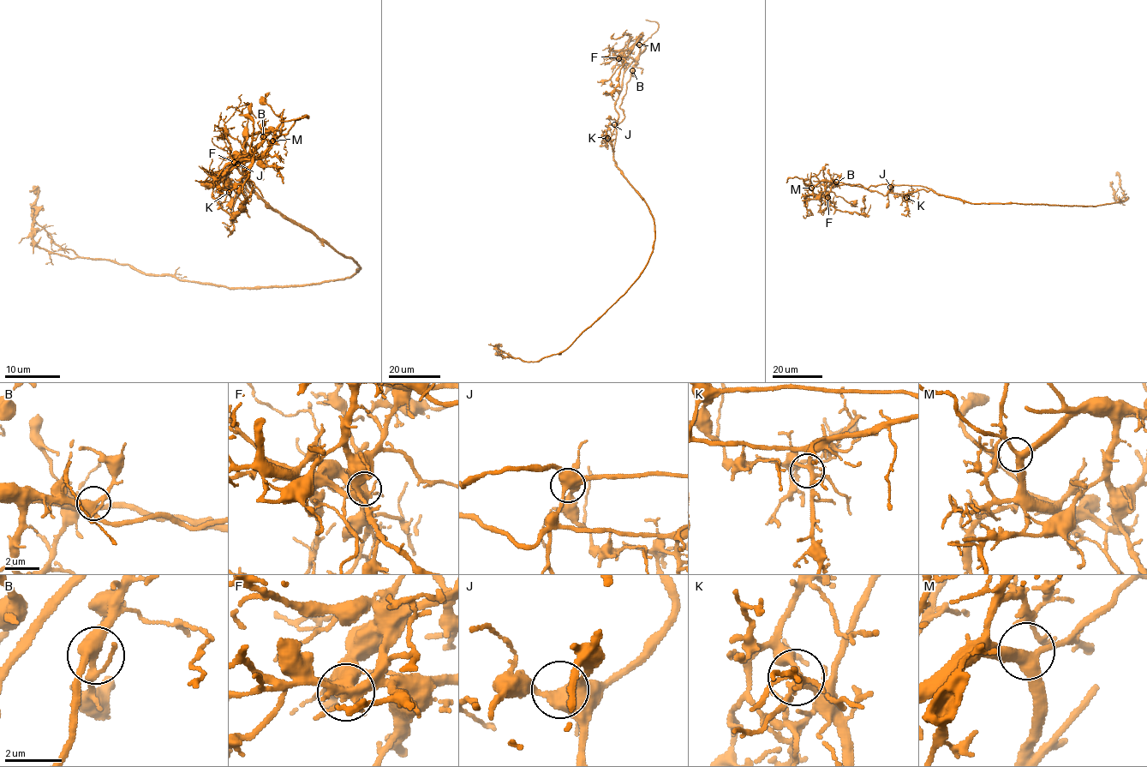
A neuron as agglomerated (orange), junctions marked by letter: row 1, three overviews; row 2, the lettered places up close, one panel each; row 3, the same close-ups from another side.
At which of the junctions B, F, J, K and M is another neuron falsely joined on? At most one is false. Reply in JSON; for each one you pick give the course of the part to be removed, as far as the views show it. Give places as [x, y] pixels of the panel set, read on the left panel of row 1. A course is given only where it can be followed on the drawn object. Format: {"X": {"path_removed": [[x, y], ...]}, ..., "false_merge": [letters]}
{"F": {"path_removed": [[235, 162], [276, 134], [244, 136], [235, 184], [358, 272], [231, 289], [48, 253], [43, 204]]}, "false_merge": ["F"]}

